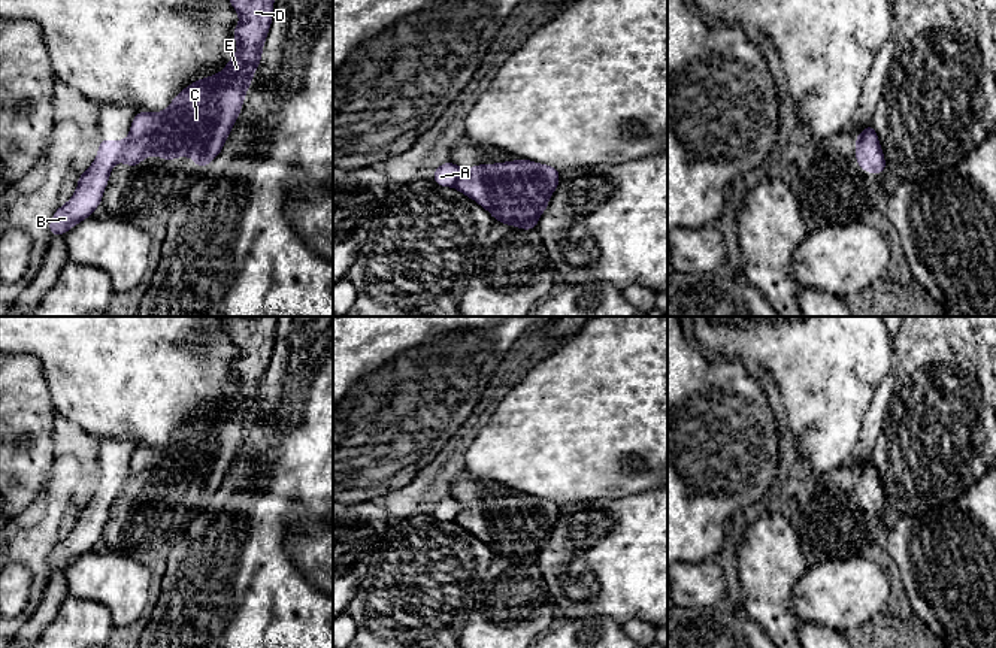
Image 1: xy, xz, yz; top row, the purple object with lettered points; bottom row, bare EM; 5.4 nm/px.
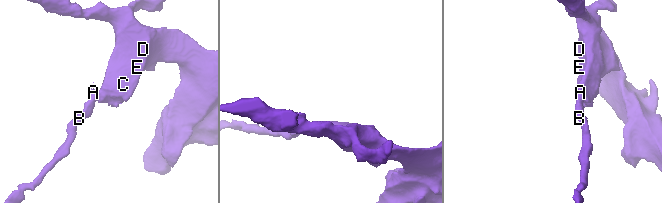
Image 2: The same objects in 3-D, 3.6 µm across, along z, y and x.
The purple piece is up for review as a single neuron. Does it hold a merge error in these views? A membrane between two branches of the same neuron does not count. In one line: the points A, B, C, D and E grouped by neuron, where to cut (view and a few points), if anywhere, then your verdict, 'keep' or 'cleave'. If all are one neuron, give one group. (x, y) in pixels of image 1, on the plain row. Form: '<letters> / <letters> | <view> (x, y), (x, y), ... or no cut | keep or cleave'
A B / C D E | xy (127, 475), (121, 491) | cleave

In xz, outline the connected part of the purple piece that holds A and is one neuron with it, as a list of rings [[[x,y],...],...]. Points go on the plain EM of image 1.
[[[451,494],[435,503],[433,517],[439,521],[454,521],[464,505]]]

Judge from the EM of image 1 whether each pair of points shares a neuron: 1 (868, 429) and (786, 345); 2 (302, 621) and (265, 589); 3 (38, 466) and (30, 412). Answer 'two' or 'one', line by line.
1: two
2: one
3: one

